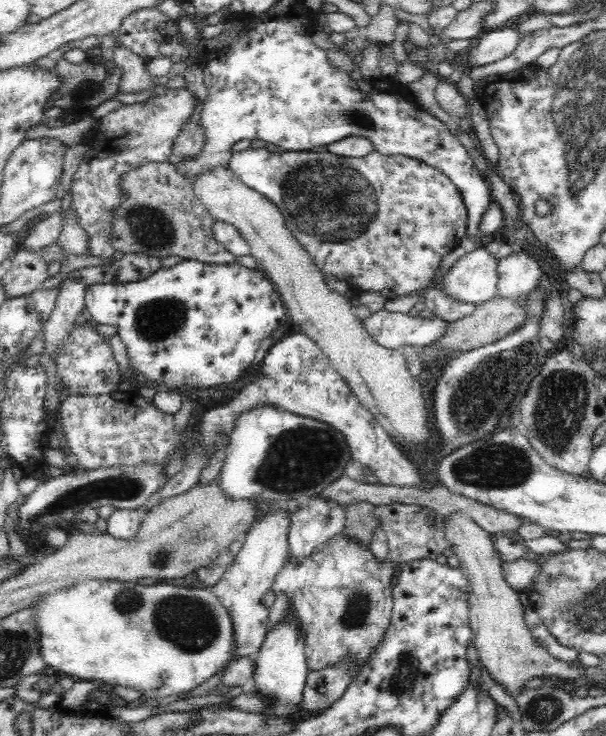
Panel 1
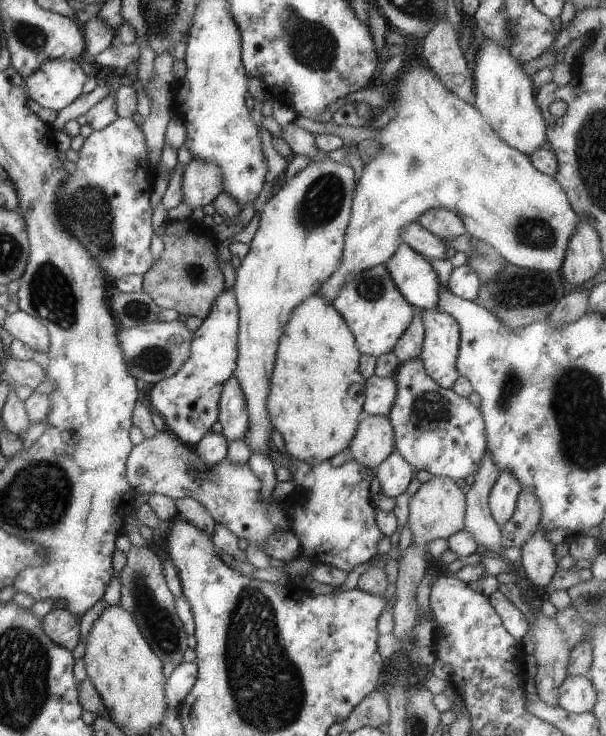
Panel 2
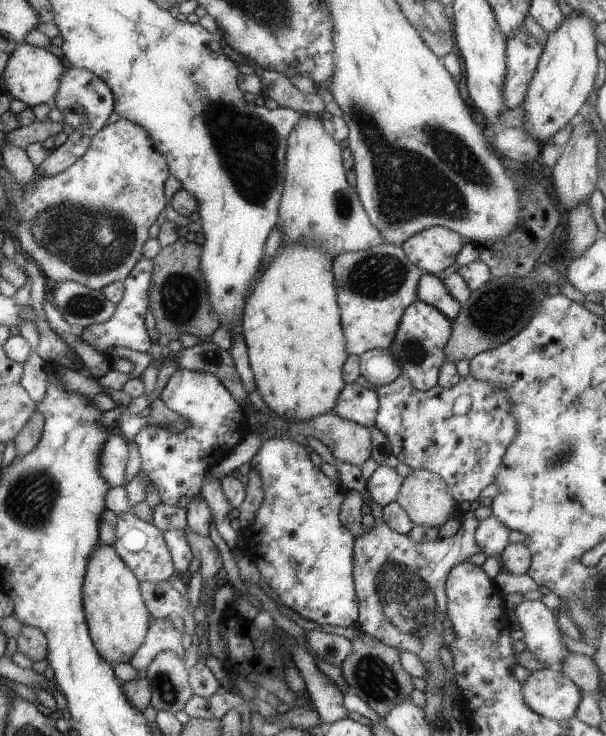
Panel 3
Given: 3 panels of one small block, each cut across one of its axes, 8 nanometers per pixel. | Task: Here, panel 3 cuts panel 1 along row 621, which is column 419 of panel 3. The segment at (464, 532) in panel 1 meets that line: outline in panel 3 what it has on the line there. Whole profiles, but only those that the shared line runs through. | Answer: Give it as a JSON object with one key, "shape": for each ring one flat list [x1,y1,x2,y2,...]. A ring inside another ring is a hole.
{"shape":[[425,469,402,479,396,502,413,525,439,528,458,508,447,484]]}

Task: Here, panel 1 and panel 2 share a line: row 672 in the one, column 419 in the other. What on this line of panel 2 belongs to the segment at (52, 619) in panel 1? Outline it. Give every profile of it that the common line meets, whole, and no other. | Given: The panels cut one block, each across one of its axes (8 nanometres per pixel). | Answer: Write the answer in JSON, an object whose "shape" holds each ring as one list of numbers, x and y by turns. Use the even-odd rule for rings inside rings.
{"shape":[[410,54,408,57,409,58,405,60,401,69,394,76,394,80,397,80,397,82,391,84,392,102,390,105,397,108,397,115,388,124,385,124,385,126,380,128,380,132,375,140,377,144,379,144,380,152,375,158,371,156,370,161,364,165,359,181,352,194,352,205,344,232,344,245,341,251,339,264,323,281,323,284,319,285,316,294,322,296,325,300,332,302,339,294,341,287,347,282,348,277,361,272,362,270,370,269,377,265,383,265,391,256,395,247,401,243,398,236,401,228,404,227,404,224,416,221,416,218,421,212,426,211,428,208,446,208,457,214,463,221,466,234,489,243,506,260,507,264,536,271,559,271,562,267,568,238,573,234,579,218,577,213,571,208,570,201,567,200,565,191,553,177,535,170,527,155,507,146,507,144,493,132,491,125,474,106,453,96,453,94,441,84,441,81,436,77,432,70,426,66,425,62,419,58,418,54]]}

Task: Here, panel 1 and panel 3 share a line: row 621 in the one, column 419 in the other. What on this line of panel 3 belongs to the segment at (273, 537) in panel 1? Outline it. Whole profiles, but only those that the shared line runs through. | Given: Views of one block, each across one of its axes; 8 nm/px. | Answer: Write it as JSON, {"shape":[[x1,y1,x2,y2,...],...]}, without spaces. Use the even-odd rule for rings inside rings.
{"shape":[[434,225,409,236,400,248,416,268,433,275,454,263,462,248,459,237,450,229]]}

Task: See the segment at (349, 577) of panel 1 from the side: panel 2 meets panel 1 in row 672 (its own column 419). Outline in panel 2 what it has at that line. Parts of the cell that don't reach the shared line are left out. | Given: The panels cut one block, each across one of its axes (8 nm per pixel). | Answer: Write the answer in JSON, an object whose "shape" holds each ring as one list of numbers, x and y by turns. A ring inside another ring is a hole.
{"shape":[[422,310,422,323,424,337,418,358,427,376,441,388,451,389,460,375,456,369,460,339,457,321,441,311]]}

